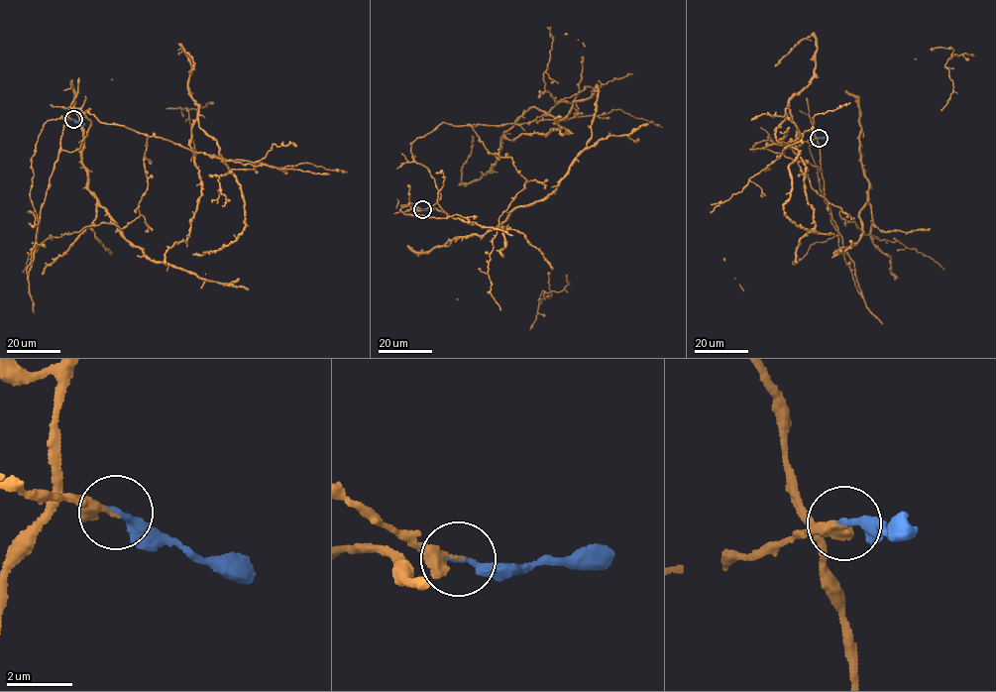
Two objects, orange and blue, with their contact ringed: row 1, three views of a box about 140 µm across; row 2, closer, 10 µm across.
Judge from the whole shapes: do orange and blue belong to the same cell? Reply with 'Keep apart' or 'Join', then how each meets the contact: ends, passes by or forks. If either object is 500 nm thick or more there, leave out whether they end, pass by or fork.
Join. At the ring orange passes by. At the ring blue ends

